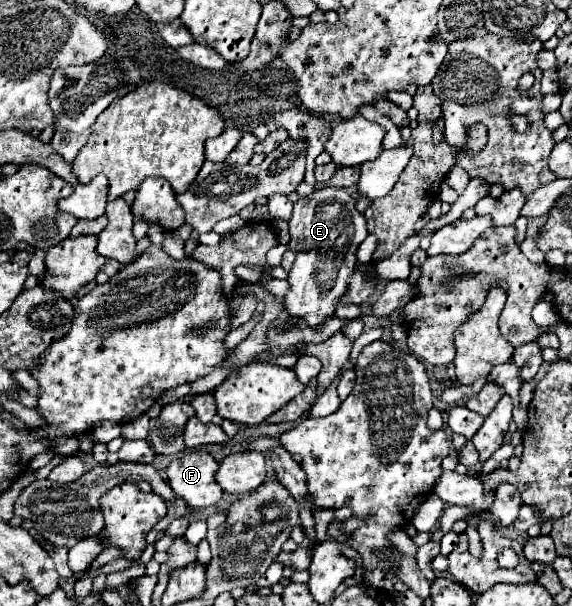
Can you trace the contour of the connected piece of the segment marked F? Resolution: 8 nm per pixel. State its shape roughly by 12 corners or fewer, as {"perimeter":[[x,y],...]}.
{"perimeter":[[186,451],[166,467],[170,487],[192,507],[222,499],[216,459]]}

